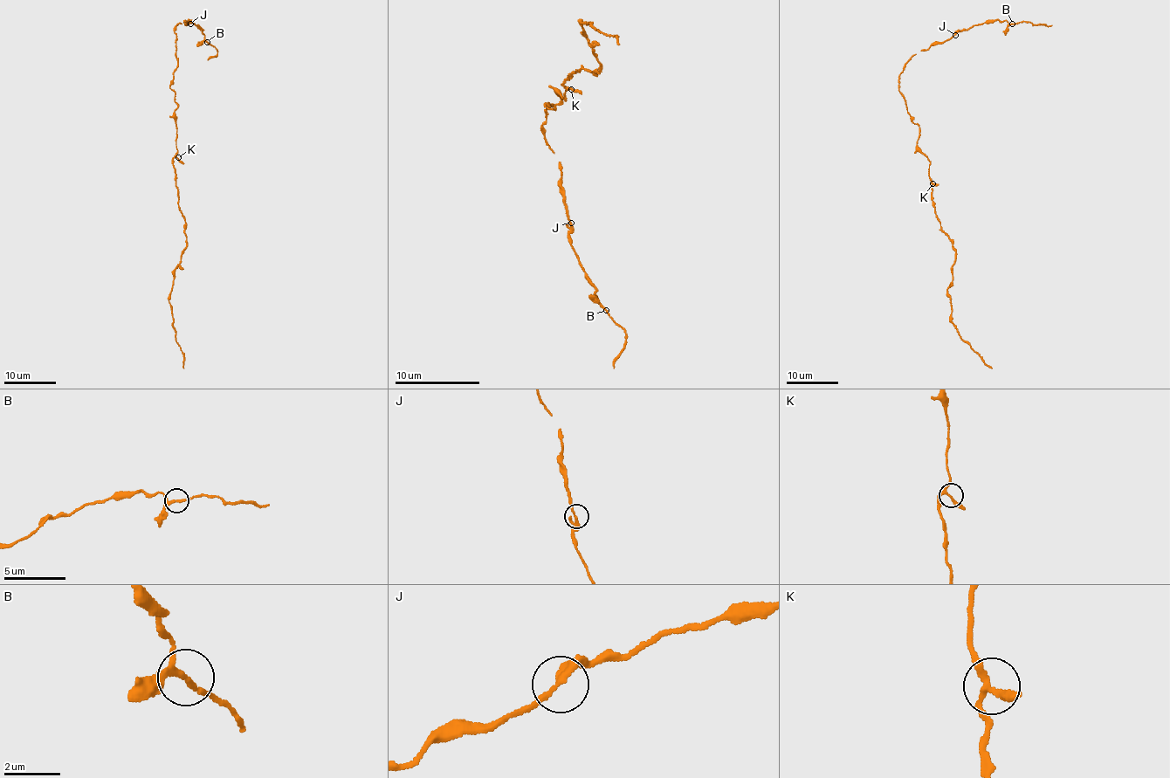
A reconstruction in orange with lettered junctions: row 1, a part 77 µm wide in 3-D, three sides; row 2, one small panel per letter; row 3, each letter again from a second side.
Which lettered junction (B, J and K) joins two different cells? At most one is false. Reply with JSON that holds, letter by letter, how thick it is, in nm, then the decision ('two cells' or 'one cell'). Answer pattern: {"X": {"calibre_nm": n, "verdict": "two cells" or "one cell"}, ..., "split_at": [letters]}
{"B": {"calibre_nm": 150, "verdict": "one cell"}, "J": {"calibre_nm": 170, "verdict": "one cell"}, "K": {"calibre_nm": 180, "verdict": "one cell"}, "split_at": []}

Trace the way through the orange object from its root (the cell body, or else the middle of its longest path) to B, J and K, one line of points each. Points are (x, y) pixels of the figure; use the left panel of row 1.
B: (176, 118), (177, 103), (170, 86), (178, 64), (174, 27), (189, 21), (203, 30), (207, 41)
J: (176, 118), (174, 109), (177, 103), (170, 86), (178, 64), (174, 27), (190, 24)
K: (176, 118), (178, 157)

